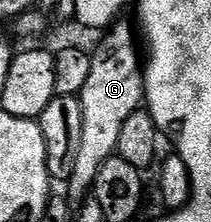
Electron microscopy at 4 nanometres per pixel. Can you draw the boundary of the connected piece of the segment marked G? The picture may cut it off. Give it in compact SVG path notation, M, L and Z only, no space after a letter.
M123 19L116 20L102 37L103 42L91 53L89 79L78 96L81 103L81 148L77 154L77 164L73 166L73 175L65 185L66 196L76 203L88 200L95 187L97 171L101 171L101 167L105 167L105 163L116 156L121 123L125 123L125 119L129 119L129 115L140 109L145 101L144 66L141 57L139 61L139 49L135 46L130 27Z

